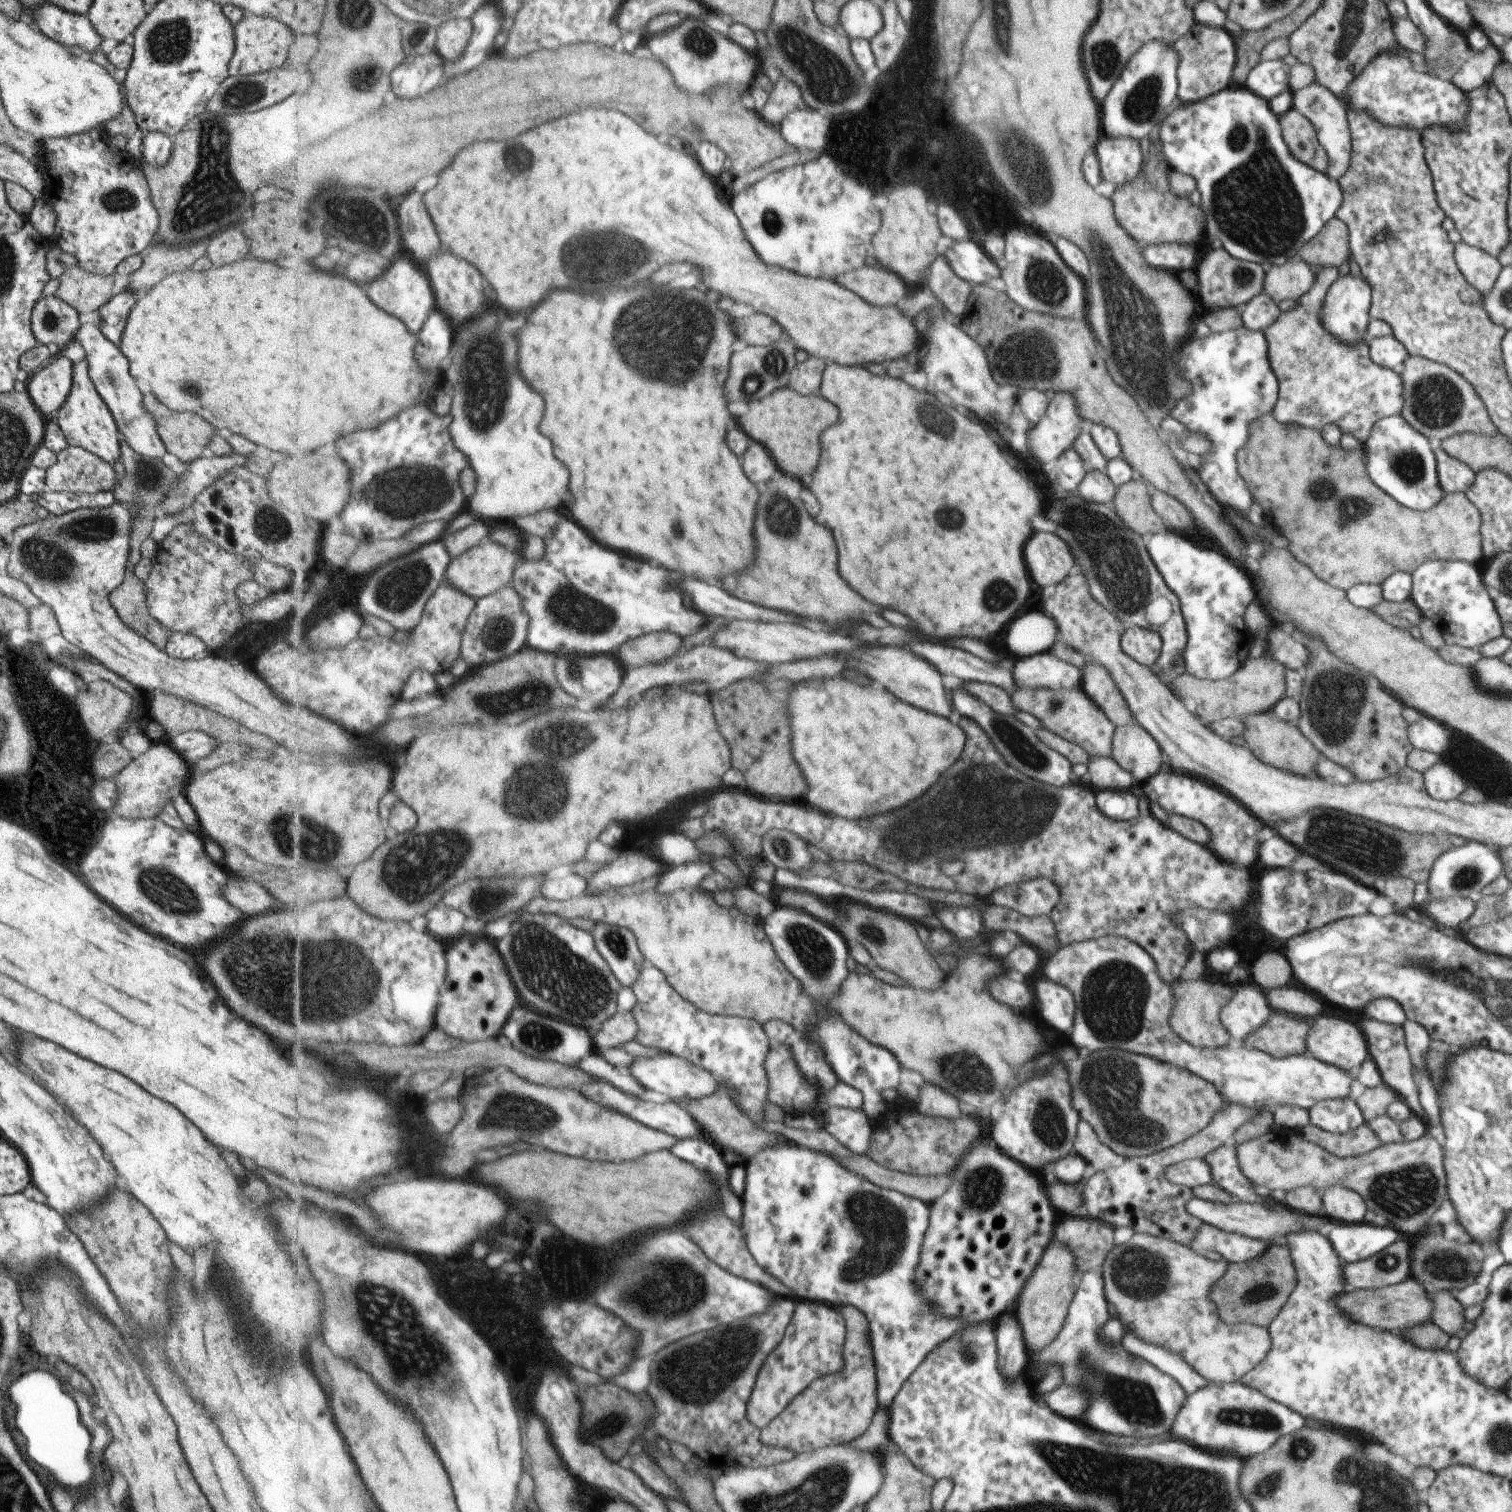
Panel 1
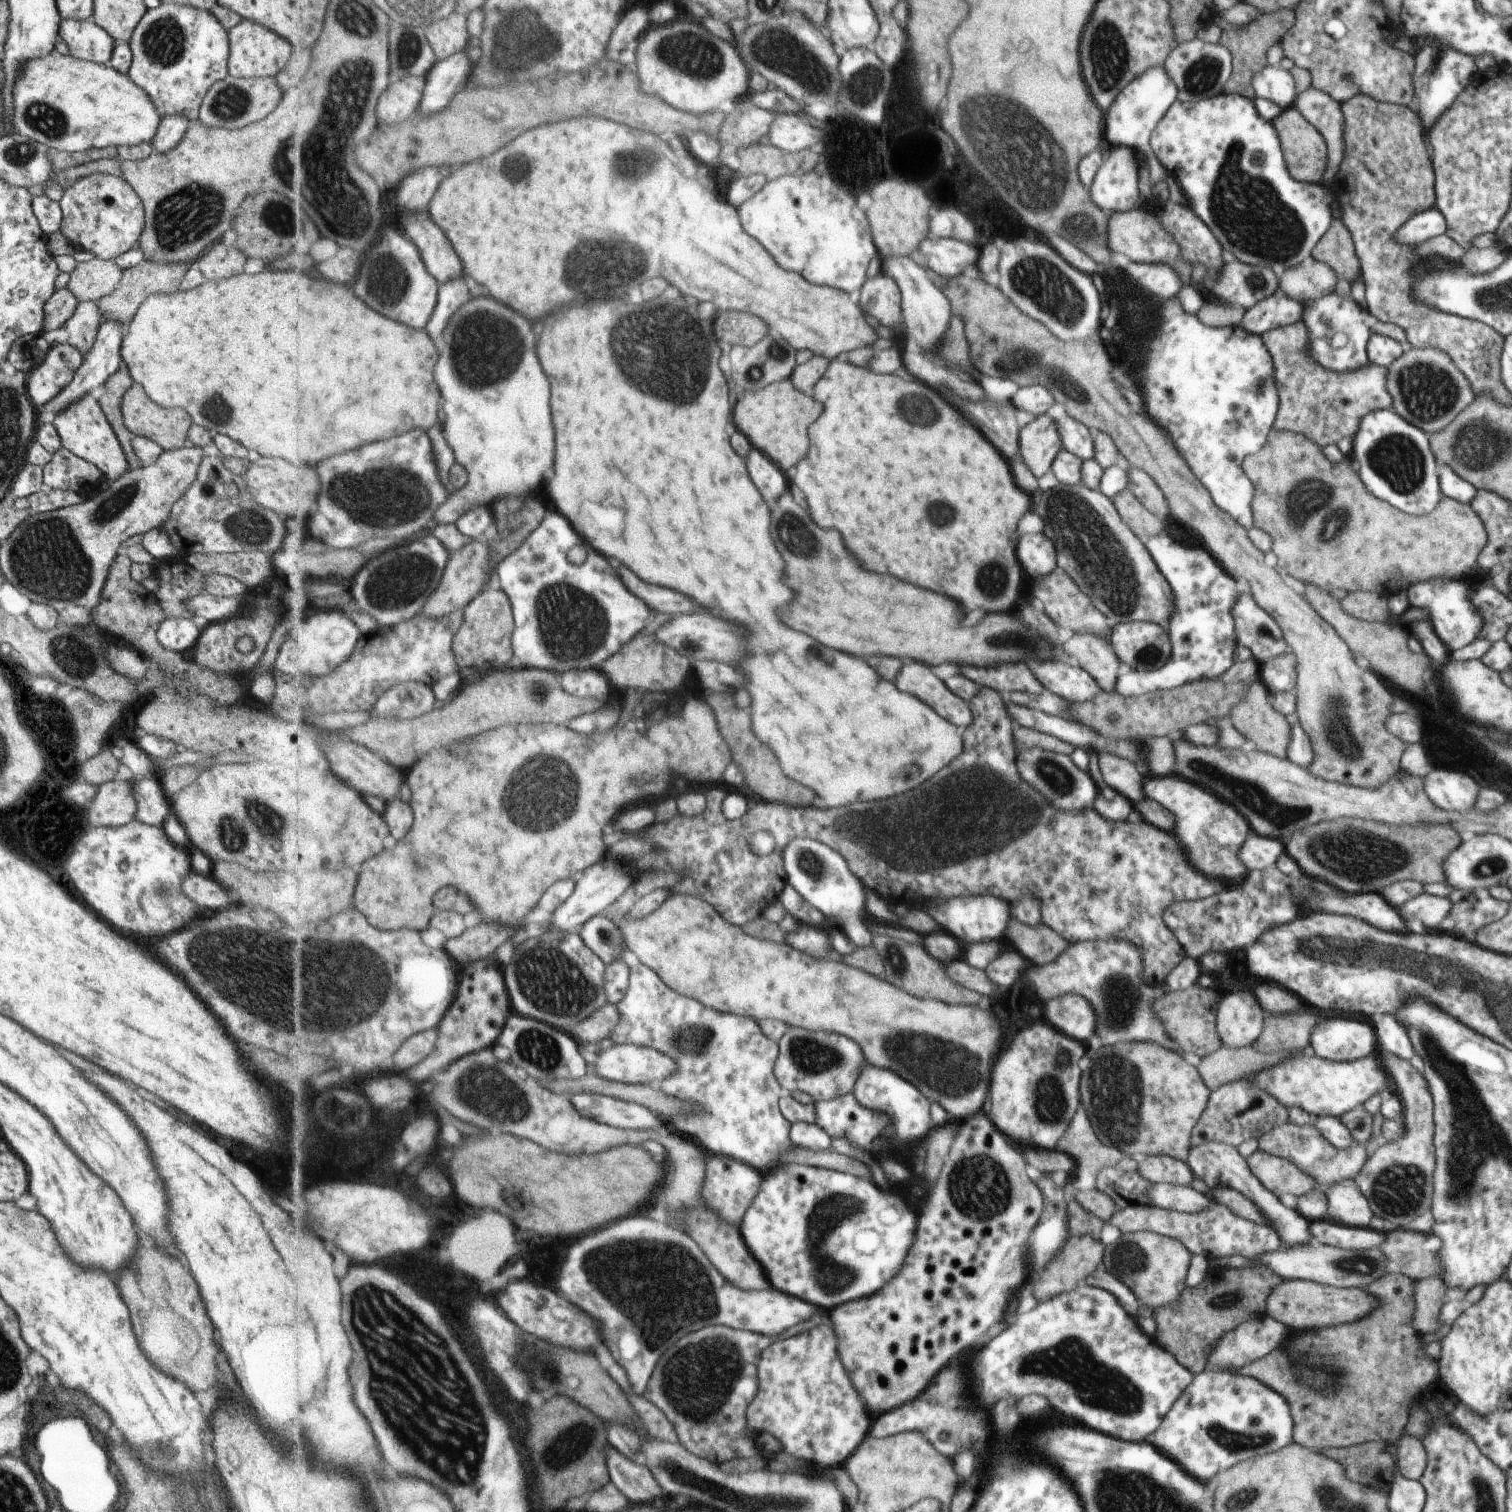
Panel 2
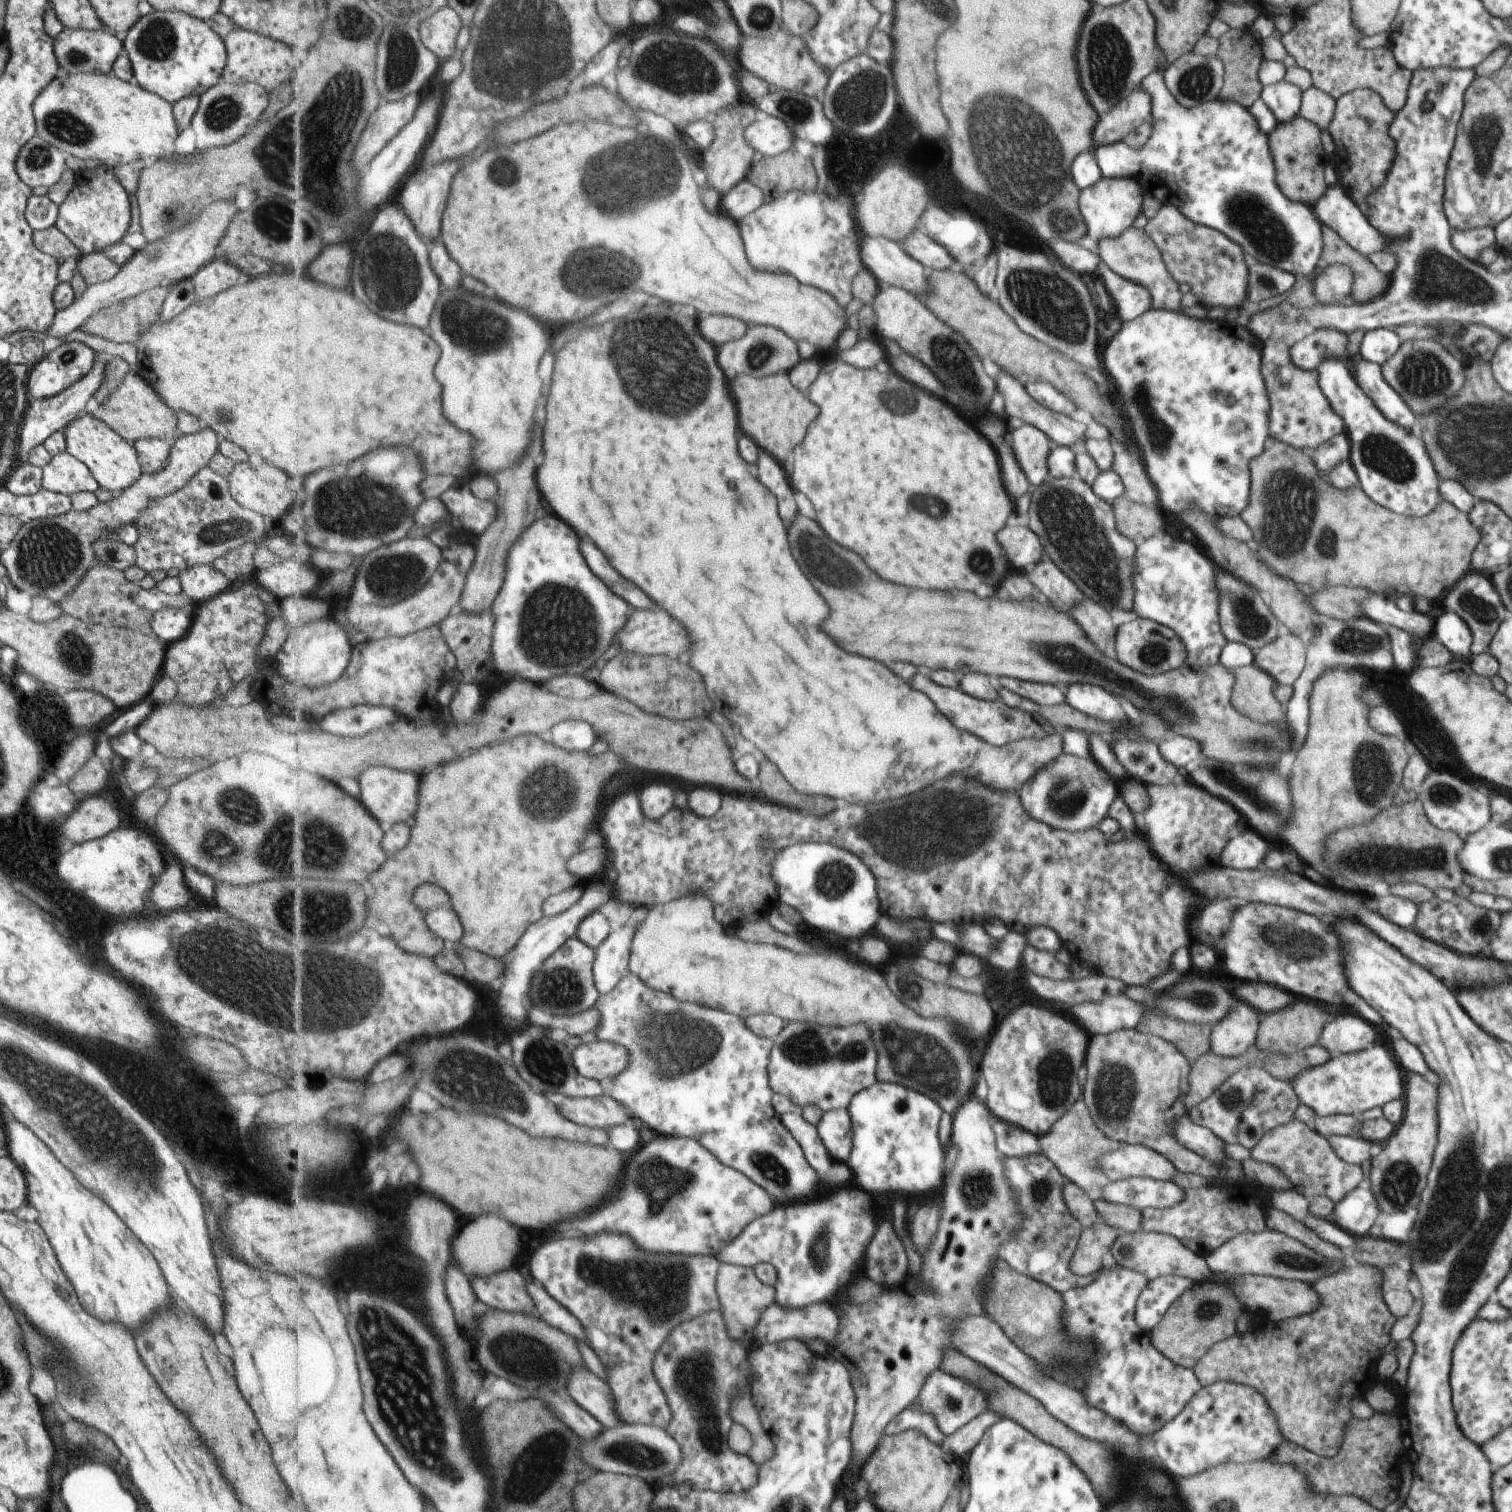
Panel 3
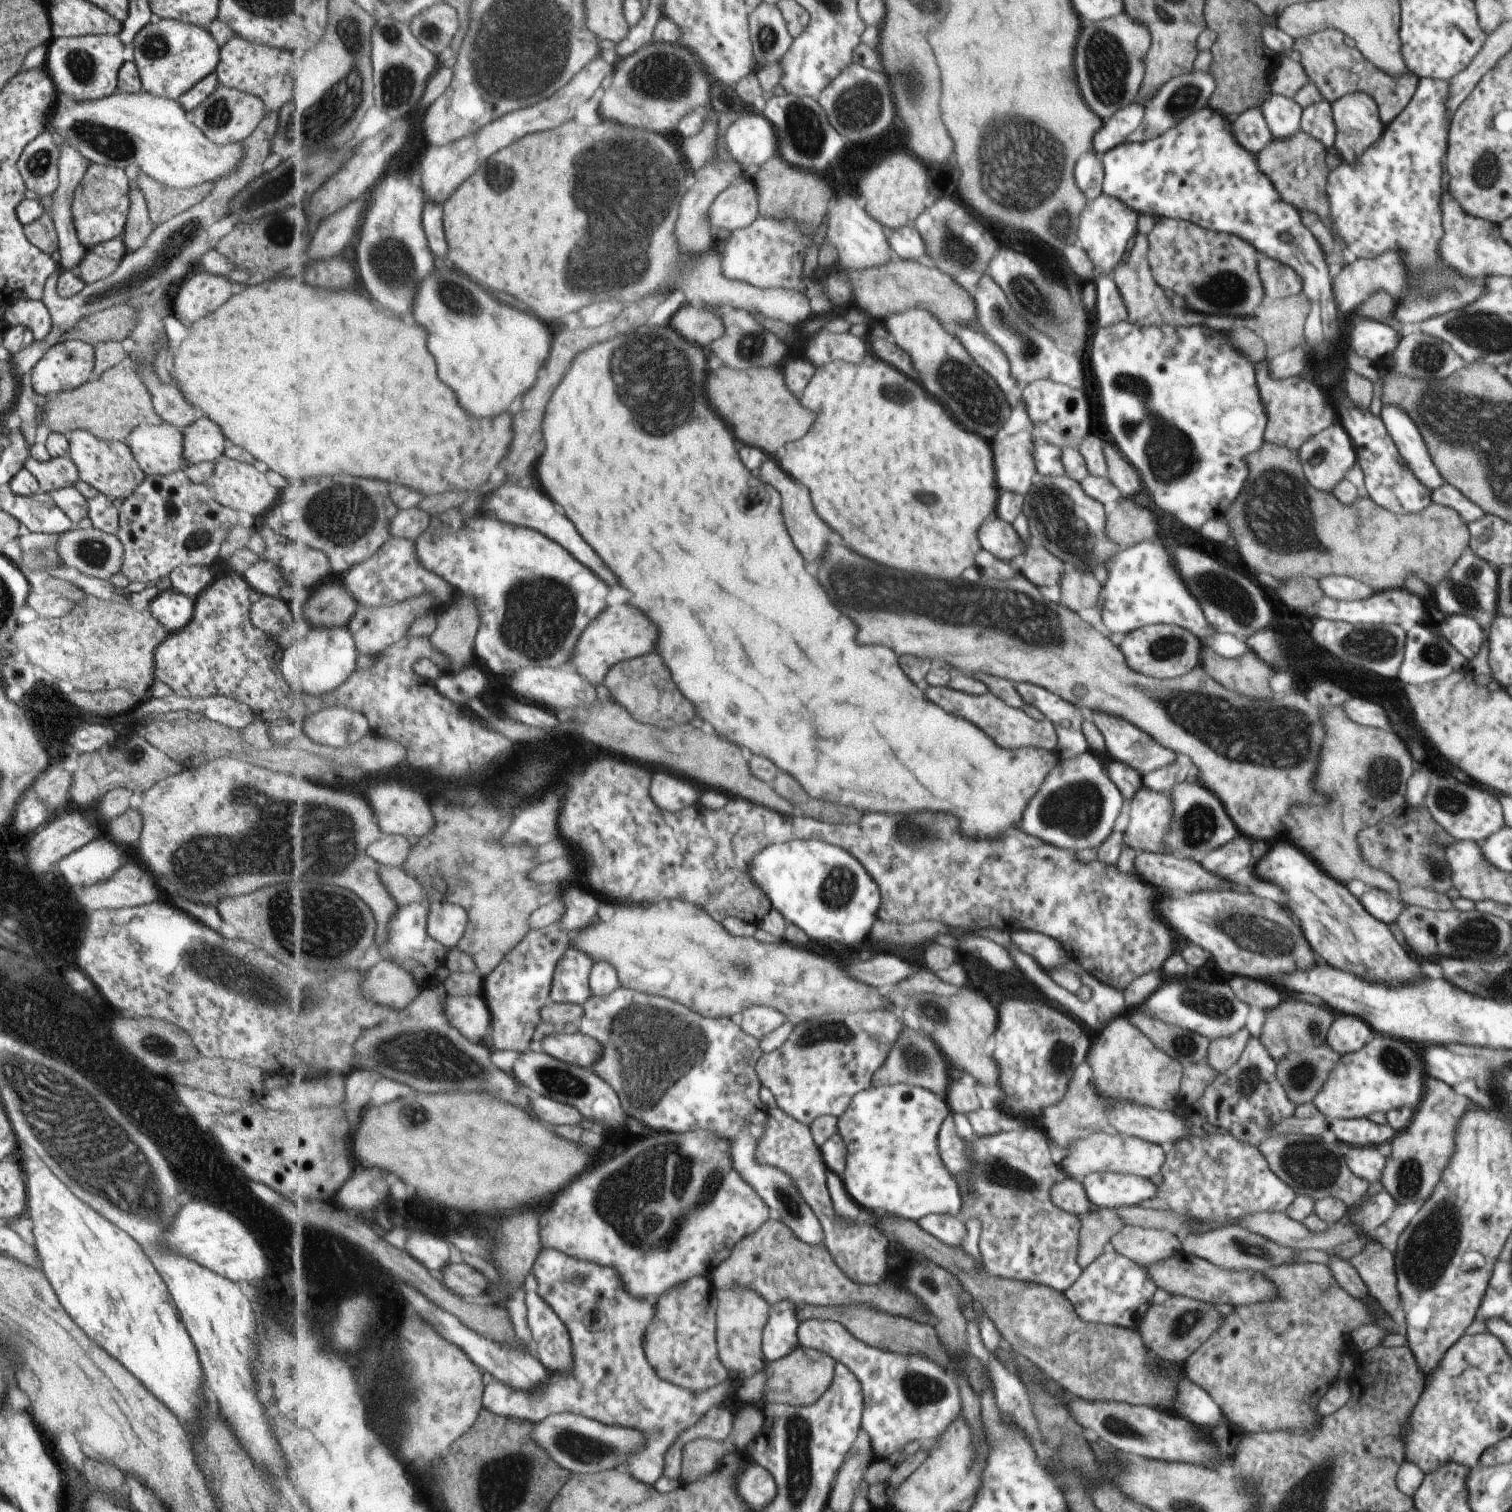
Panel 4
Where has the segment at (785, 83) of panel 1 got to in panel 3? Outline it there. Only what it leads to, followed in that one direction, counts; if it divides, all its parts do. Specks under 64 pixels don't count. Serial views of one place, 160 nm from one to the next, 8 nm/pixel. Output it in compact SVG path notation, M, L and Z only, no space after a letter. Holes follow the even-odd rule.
M756 103L735 104L726 111L723 110L713 119L715 138L701 159L702 168L706 174L707 184L717 188L721 194L727 194L739 182L747 178L752 163L756 161L758 154L746 139L746 128L753 124L760 116L760 110Z

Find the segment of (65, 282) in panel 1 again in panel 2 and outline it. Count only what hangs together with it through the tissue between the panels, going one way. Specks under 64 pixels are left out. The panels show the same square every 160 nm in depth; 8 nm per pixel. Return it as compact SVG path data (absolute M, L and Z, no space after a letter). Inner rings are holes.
M93 257L87 262L76 263L65 288L77 303L96 303L102 296L115 290L121 273L114 261Z

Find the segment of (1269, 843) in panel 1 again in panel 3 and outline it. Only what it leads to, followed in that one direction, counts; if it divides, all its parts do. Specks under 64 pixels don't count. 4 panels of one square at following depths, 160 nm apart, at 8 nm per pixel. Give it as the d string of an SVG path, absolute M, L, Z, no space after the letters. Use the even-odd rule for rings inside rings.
M1251 828L1239 830L1232 836L1220 854L1221 867L1230 869L1253 870L1262 868L1262 862L1269 850L1269 840ZM1265 840L1265 842L1263 842Z

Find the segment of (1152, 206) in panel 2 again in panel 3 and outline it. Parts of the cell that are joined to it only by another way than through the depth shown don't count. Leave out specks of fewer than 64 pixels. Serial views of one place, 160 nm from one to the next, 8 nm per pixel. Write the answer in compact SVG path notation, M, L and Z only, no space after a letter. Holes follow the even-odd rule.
M1128 226L1123 233L1115 238L1102 238L1098 242L1098 257L1105 263L1105 266L1108 266L1120 277L1144 286L1151 299L1151 309L1181 311L1193 318L1206 318L1207 308L1201 304L1195 304L1187 308L1180 305L1182 295L1179 293L1179 283L1170 275L1163 261L1161 250L1158 249L1153 238L1145 230Z

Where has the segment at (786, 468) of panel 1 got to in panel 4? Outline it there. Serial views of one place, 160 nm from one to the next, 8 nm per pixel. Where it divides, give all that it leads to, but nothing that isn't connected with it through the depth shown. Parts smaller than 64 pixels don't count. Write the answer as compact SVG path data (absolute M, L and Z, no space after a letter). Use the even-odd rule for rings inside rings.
M725 366L719 372L713 372L709 380L709 396L717 412L729 418L729 424L733 424L733 430L745 444L762 448L769 454L777 454L783 446L803 438L817 420L817 414L805 408L802 400L788 387L779 366L745 370Z

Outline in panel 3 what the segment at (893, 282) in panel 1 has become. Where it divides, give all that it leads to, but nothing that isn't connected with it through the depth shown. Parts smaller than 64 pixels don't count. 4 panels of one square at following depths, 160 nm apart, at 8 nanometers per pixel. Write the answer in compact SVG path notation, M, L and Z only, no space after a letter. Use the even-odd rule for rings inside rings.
M895 285L884 290L878 289L871 307L878 318L874 326L878 332L884 338L895 340L905 352L934 370L949 388L949 398L957 400L957 410L961 410L967 418L987 410L994 382L983 369L986 363L976 356L957 329L937 317L916 294Z

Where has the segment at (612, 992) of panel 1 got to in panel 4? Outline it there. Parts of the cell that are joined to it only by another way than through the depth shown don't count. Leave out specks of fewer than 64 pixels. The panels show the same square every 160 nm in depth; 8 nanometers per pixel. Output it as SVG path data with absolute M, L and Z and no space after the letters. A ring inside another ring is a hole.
M569 947L557 963L550 999L556 1003L584 1005L593 996L590 977L594 961L586 952Z

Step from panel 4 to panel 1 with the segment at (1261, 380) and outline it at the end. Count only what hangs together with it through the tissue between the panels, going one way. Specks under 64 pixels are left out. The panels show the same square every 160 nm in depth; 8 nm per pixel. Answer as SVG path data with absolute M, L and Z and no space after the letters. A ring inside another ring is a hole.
M1326 266L1313 268L1314 279L1310 289L1307 289L1303 296L1295 299L1295 306L1292 309L1281 311L1277 318L1263 330L1268 345L1268 362L1279 383L1275 408L1271 413L1280 423L1295 423L1320 431L1325 425L1333 423L1343 434L1352 434L1359 443L1363 444L1368 440L1372 426L1377 421L1383 417L1400 414L1405 401L1404 382L1396 371L1380 367L1372 361L1365 340L1349 346L1334 339L1331 333L1324 330L1320 323L1320 309L1328 289L1338 277L1337 268Z

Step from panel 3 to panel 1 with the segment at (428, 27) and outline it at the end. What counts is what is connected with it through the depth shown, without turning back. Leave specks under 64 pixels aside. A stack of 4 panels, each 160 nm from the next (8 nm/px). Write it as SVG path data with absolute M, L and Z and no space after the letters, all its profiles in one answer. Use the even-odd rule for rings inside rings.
M453 19L437 28L436 50L446 60L455 61L463 56L474 33L472 19Z

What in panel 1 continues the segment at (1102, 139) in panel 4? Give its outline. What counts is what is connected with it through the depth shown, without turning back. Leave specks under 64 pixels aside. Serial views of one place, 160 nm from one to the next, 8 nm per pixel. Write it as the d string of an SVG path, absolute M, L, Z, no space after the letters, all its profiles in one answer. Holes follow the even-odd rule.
M1155 39L1141 45L1136 53L1129 57L1119 78L1113 82L1107 96L1101 101L1104 131L1107 136L1141 140L1160 125L1161 118L1173 104L1177 93L1176 78L1180 56L1170 46L1172 44Z

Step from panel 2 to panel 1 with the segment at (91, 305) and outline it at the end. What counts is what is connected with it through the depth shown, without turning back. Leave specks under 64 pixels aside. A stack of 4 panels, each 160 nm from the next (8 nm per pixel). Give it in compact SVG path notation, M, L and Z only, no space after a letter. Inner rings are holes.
M92 323L80 324L74 332L73 340L81 344L85 355L87 370L91 382L100 394L101 400L112 414L116 429L129 448L138 455L155 463L166 450L156 431L156 420L148 415L142 405L142 393L137 387L137 380L128 373L128 360L111 341L108 341Z

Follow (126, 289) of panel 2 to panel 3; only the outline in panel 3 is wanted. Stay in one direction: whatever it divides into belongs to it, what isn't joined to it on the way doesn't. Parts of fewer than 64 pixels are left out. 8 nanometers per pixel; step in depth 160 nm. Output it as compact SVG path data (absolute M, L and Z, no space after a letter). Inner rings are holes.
M157 285L153 288L138 292L129 298L124 298L121 302L91 313L85 319L81 330L87 334L94 334L113 342L134 344L138 334L153 321L157 320L161 312L161 303L169 292L171 286Z

